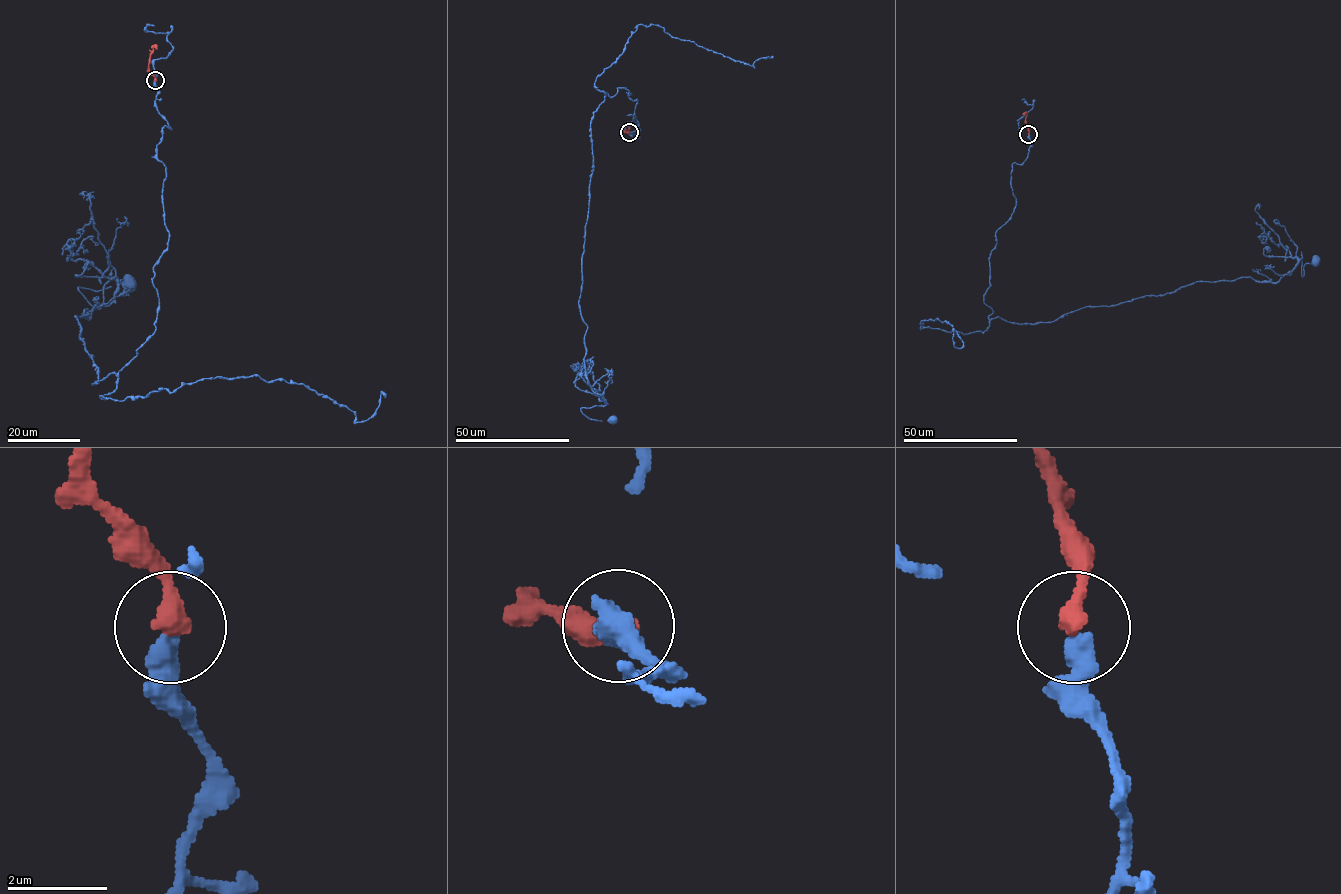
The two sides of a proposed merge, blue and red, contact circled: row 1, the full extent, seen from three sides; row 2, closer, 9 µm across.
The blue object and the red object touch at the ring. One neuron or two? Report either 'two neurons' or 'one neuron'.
two neurons

